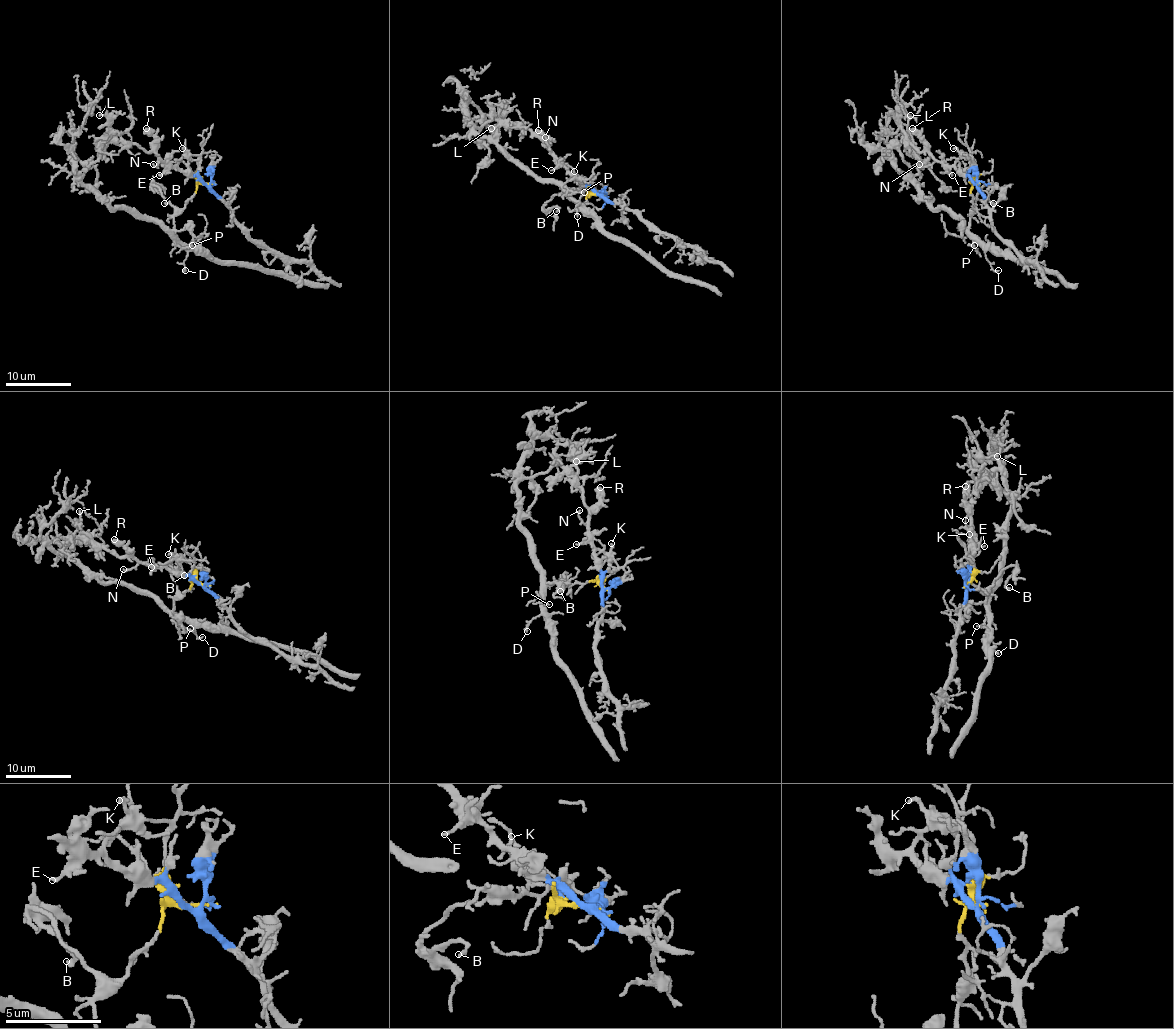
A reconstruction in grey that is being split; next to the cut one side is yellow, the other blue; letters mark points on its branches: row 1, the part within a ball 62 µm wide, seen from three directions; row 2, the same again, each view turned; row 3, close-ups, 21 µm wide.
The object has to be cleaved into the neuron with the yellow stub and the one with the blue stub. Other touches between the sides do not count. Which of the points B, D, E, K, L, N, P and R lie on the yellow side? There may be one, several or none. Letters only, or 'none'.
B, D, P

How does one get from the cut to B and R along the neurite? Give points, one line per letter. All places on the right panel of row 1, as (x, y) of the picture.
B: (977, 184), (972, 186), (972, 209), (977, 192), (985, 186), (992, 189), (988, 199), (993, 202)
R: (977, 184), (953, 166), (944, 166), (931, 155), (923, 139), (912, 127)

